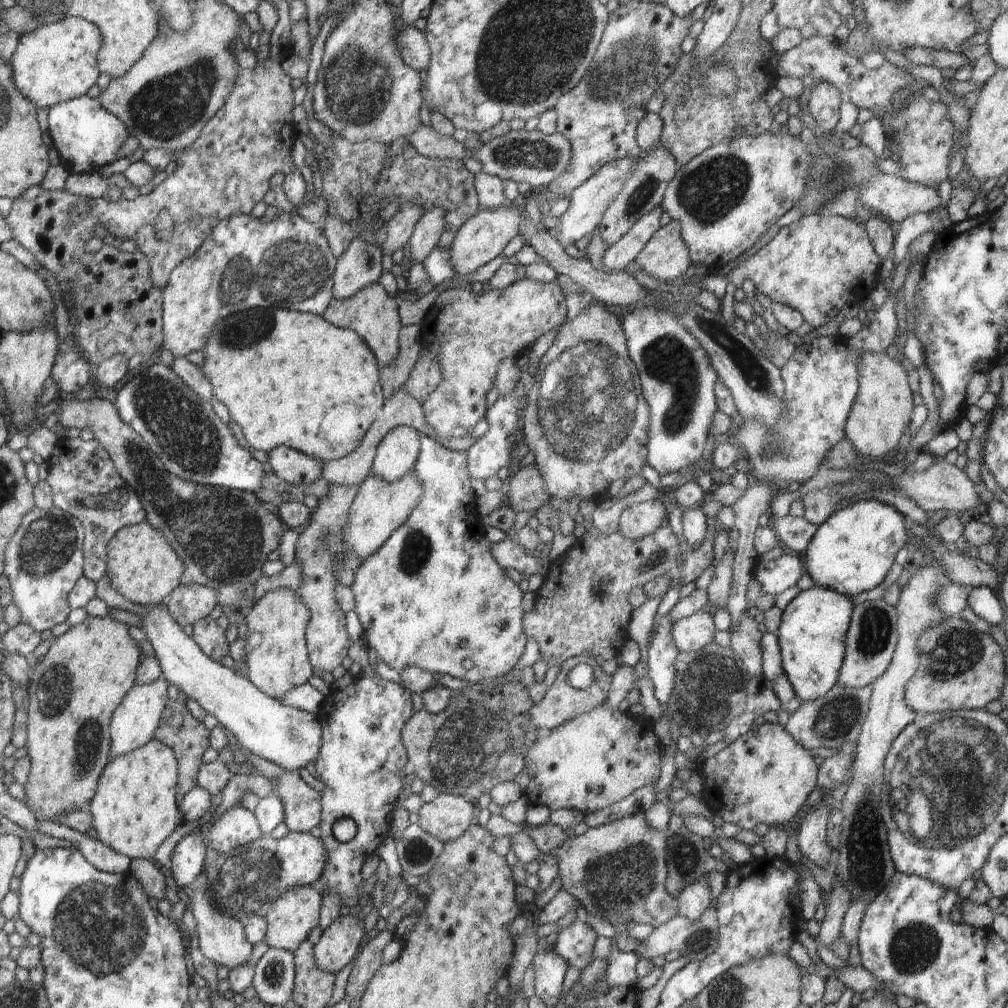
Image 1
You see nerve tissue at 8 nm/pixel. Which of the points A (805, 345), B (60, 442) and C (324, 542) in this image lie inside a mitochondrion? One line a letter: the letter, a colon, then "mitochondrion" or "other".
A: other
B: other
C: mitochondrion

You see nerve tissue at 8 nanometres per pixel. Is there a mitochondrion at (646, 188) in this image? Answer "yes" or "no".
yes

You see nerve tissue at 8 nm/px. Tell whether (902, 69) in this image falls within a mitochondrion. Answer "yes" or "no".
no

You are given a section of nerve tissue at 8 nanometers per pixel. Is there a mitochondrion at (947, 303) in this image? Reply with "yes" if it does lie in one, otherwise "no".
yes

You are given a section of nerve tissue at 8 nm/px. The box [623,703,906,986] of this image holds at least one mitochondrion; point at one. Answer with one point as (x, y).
(863, 840)

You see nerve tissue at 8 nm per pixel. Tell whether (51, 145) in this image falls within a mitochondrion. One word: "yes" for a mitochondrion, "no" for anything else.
no

